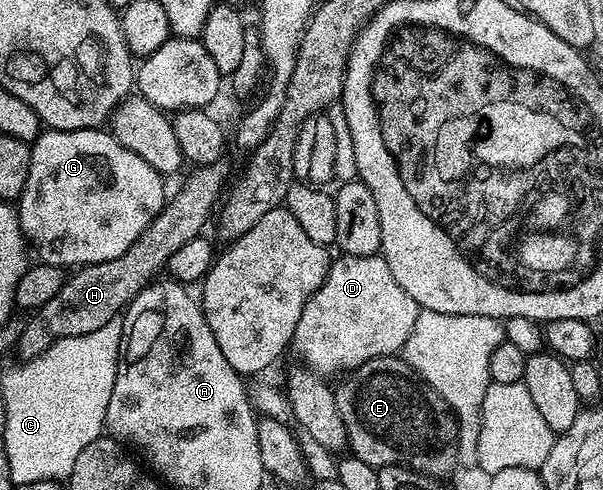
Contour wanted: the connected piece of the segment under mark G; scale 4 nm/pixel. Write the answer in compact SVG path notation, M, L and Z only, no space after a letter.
M103 128L93 130L53 130L44 129L34 142L30 143L31 159L29 160L29 180L25 180L23 194L17 200L17 213L19 216L19 227L23 230L23 237L39 253L39 262L47 262L50 266L61 266L64 268L80 268L85 266L101 264L103 261L116 260L123 252L148 228L158 213L161 212L169 199L169 190L163 187L164 175L159 174L137 152L125 148L113 135Z

